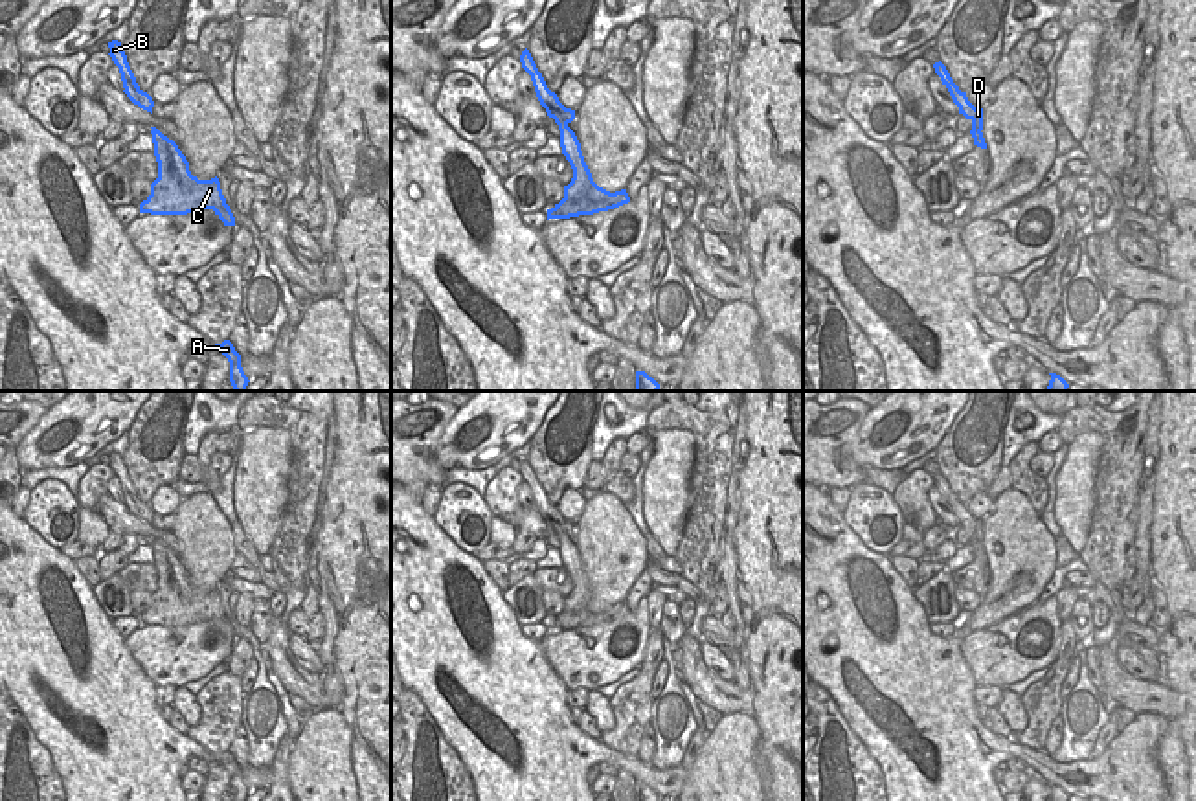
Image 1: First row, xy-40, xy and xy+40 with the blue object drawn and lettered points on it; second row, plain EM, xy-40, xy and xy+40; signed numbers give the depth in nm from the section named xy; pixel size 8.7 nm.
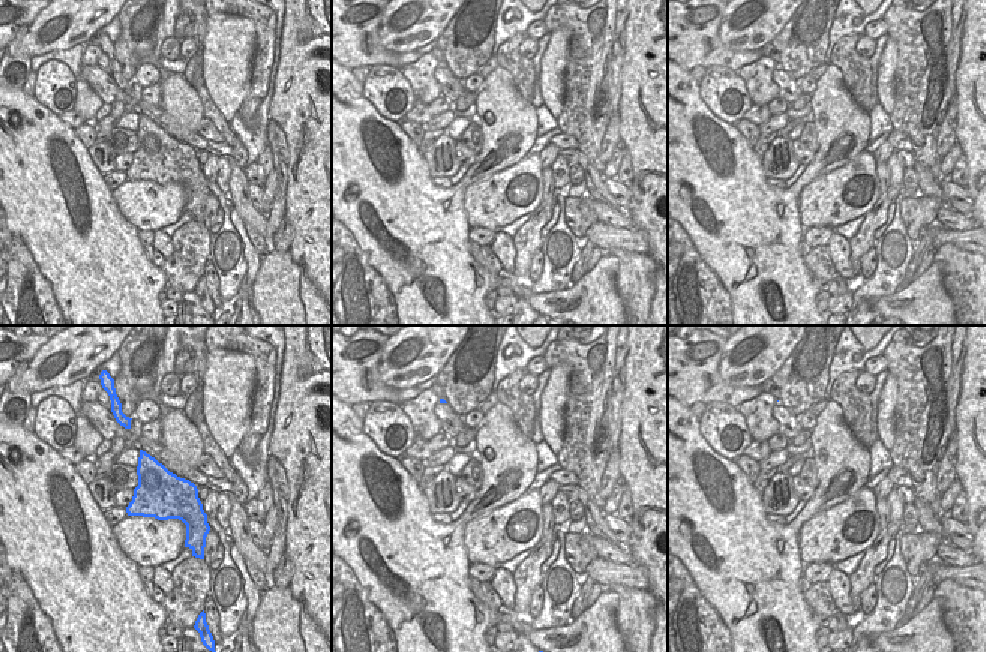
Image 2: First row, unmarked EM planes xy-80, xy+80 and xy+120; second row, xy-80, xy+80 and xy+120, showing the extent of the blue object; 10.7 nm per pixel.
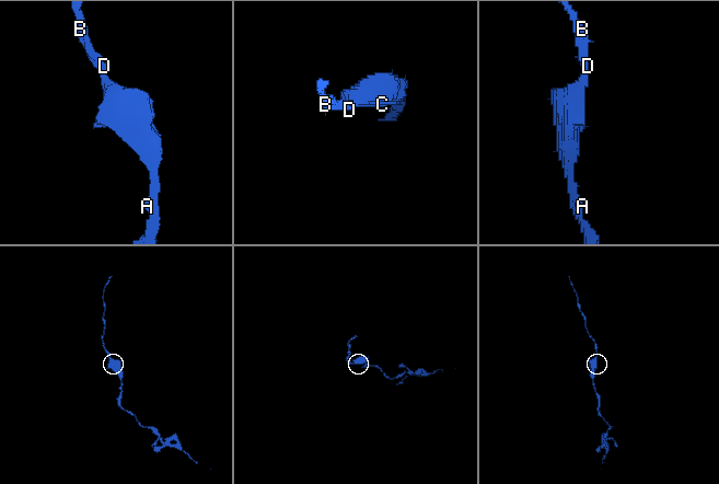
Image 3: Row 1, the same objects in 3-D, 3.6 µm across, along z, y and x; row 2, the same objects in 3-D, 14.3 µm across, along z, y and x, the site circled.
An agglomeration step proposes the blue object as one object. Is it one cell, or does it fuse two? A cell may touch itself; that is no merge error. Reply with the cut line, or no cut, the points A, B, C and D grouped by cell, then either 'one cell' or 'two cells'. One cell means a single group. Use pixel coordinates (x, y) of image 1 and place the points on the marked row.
no cut; A B C D; one cell

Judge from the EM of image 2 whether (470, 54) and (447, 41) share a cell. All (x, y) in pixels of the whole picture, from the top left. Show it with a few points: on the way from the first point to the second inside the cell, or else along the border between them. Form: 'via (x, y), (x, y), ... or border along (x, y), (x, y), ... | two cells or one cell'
via (464, 48), (453, 45) | one cell

